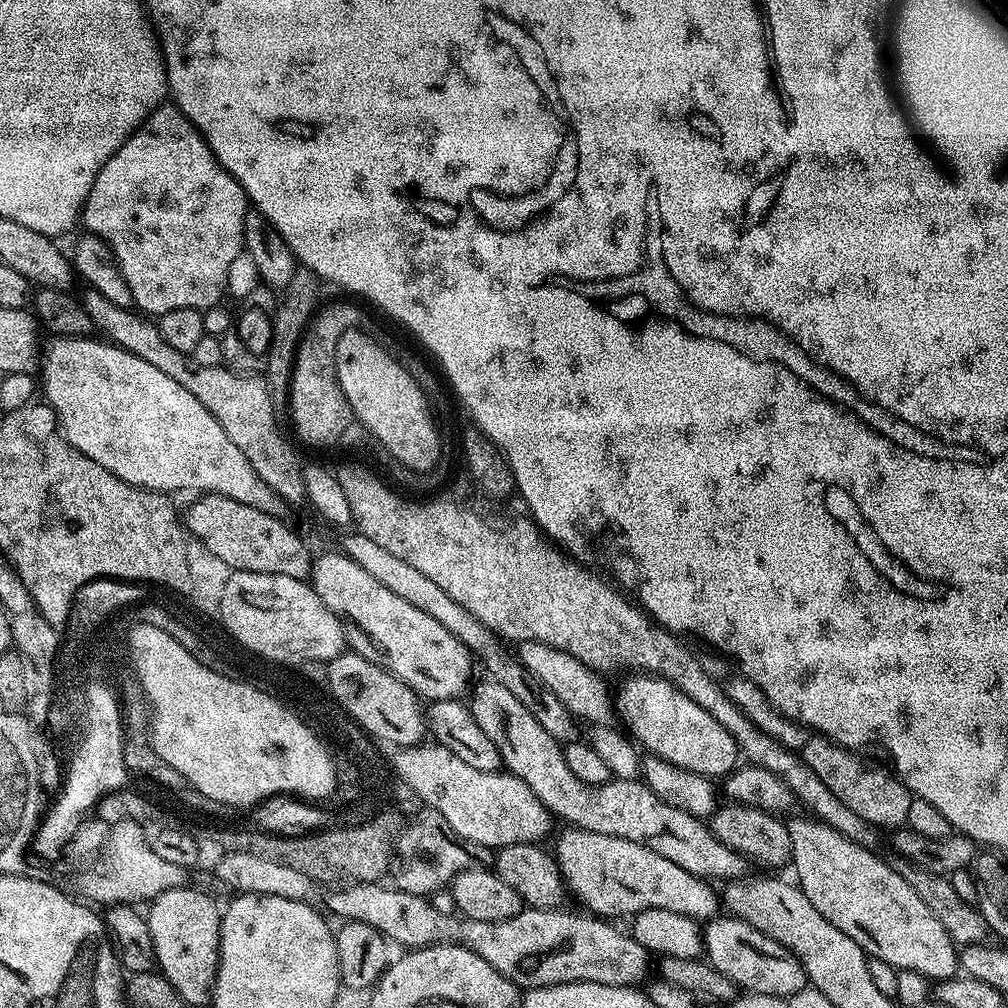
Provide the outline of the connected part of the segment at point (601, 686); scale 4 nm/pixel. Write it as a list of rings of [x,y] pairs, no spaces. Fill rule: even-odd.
[[[519,642],[518,659],[529,677],[534,678],[545,689],[548,689],[571,715],[577,719],[584,719],[585,723],[606,724],[614,716],[614,700],[611,691],[595,669],[588,668],[573,655],[565,651],[558,651],[554,647],[540,642]]]

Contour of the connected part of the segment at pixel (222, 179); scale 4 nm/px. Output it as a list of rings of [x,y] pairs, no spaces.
[[[165,102],[158,105],[140,123],[136,133],[105,162],[102,170],[98,170],[98,174],[90,186],[90,194],[84,203],[82,228],[84,224],[83,231],[85,233],[97,236],[110,246],[110,250],[116,256],[116,262],[120,266],[122,278],[126,278],[126,286],[130,286],[133,305],[141,313],[152,318],[158,318],[170,310],[212,308],[225,299],[230,262],[237,258],[240,252],[244,251],[244,220],[248,217],[249,211],[248,195],[244,193],[240,183],[218,163],[215,154],[210,150],[210,146],[204,141],[202,133],[185,118],[180,108],[177,108],[171,102]]]

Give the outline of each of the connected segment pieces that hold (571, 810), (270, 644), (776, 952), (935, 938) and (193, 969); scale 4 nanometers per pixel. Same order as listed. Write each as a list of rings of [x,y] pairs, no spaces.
[[[491,678],[485,681],[485,684],[480,684],[477,688],[475,685],[470,692],[474,722],[478,722],[490,742],[498,746],[501,765],[511,775],[526,782],[526,786],[534,790],[542,806],[546,806],[557,821],[565,820],[565,825],[590,830],[594,834],[610,834],[645,844],[650,850],[662,854],[662,858],[678,862],[682,870],[690,870],[690,874],[714,882],[727,882],[745,875],[744,857],[718,842],[703,819],[667,805],[639,779],[613,778],[605,784],[581,782],[570,771],[570,766],[566,766],[561,742],[542,728],[530,709],[506,690],[504,685],[496,684]]]
[[[233,571],[226,590],[223,591],[221,607],[227,628],[232,628],[245,644],[268,656],[279,657],[280,660],[292,660],[297,666],[305,660],[330,661],[345,651],[344,625],[335,614],[324,605],[322,598],[313,590],[311,583],[298,578],[286,578],[282,574],[258,574],[257,572]]]
[[[731,914],[717,915],[703,925],[702,935],[703,955],[708,963],[722,970],[722,974],[730,978],[737,989],[758,996],[789,996],[795,992],[805,991],[808,976],[804,972],[802,962],[798,962],[798,958],[790,950],[786,950],[786,946],[774,942],[774,938],[770,938],[765,932],[754,930],[754,926],[750,926],[745,920],[738,920]]]
[[[817,819],[796,820],[788,824],[788,833],[792,843],[791,867],[796,868],[795,879],[798,886],[810,898],[814,910],[826,918],[842,934],[854,938],[858,946],[873,960],[890,962],[901,972],[917,972],[922,974],[929,982],[950,980],[958,972],[958,948],[952,943],[950,934],[934,918],[930,906],[918,898],[914,886],[910,886],[907,875],[895,872],[884,860],[879,860],[864,844],[843,836],[837,828]]]
[[[196,888],[166,889],[152,898],[147,905],[146,919],[150,938],[154,942],[155,967],[178,990],[185,1005],[211,1005],[212,988],[220,965],[221,905],[216,905],[204,892]]]

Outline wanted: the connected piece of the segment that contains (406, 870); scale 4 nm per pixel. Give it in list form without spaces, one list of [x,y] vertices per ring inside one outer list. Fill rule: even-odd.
[[[426,806],[417,816],[411,817],[396,836],[390,876],[396,879],[394,884],[397,889],[428,898],[439,888],[449,887],[462,870],[487,868],[493,860],[493,849],[462,838],[458,830],[454,830],[454,826],[442,818],[442,814]]]

